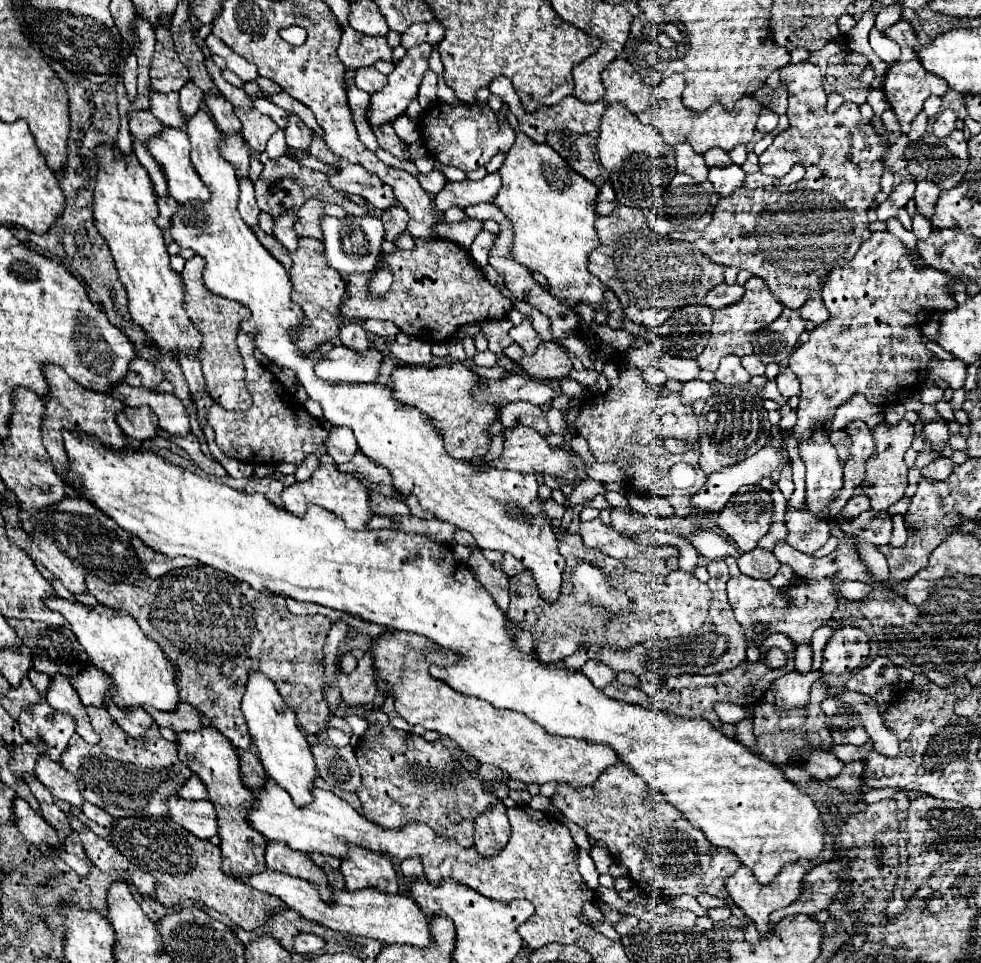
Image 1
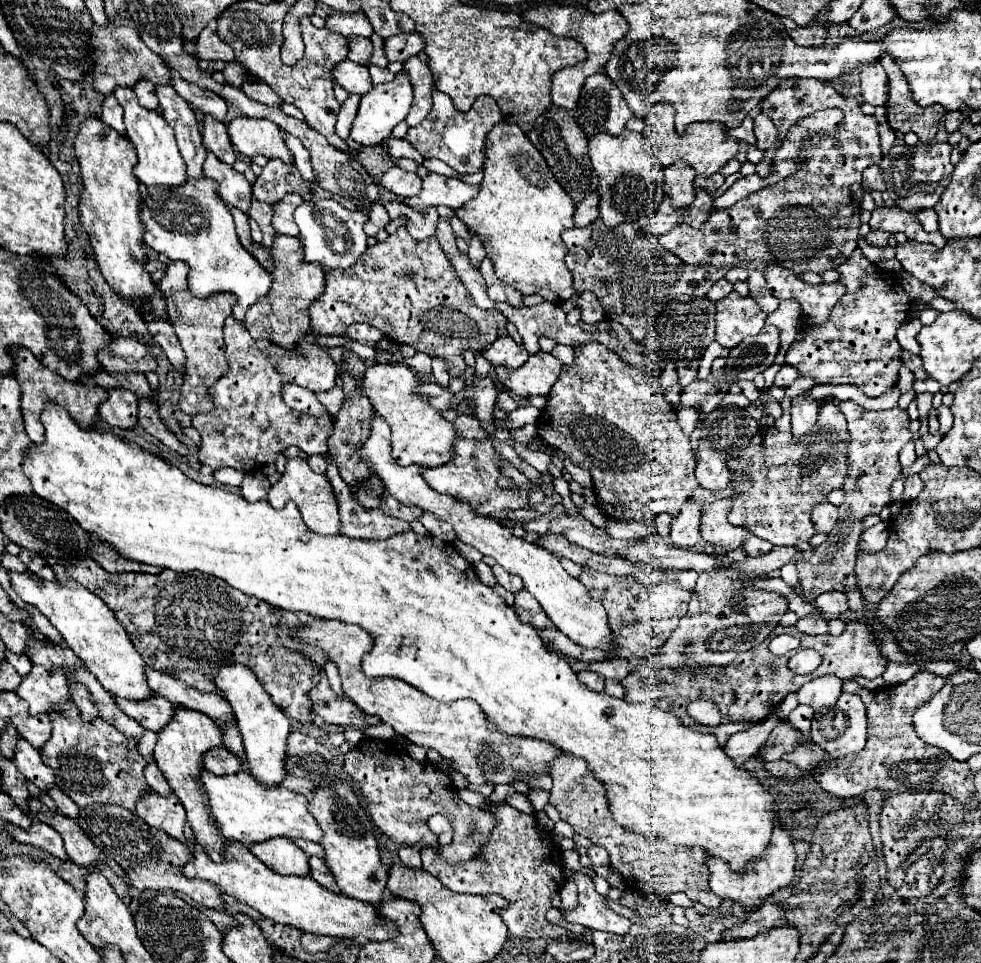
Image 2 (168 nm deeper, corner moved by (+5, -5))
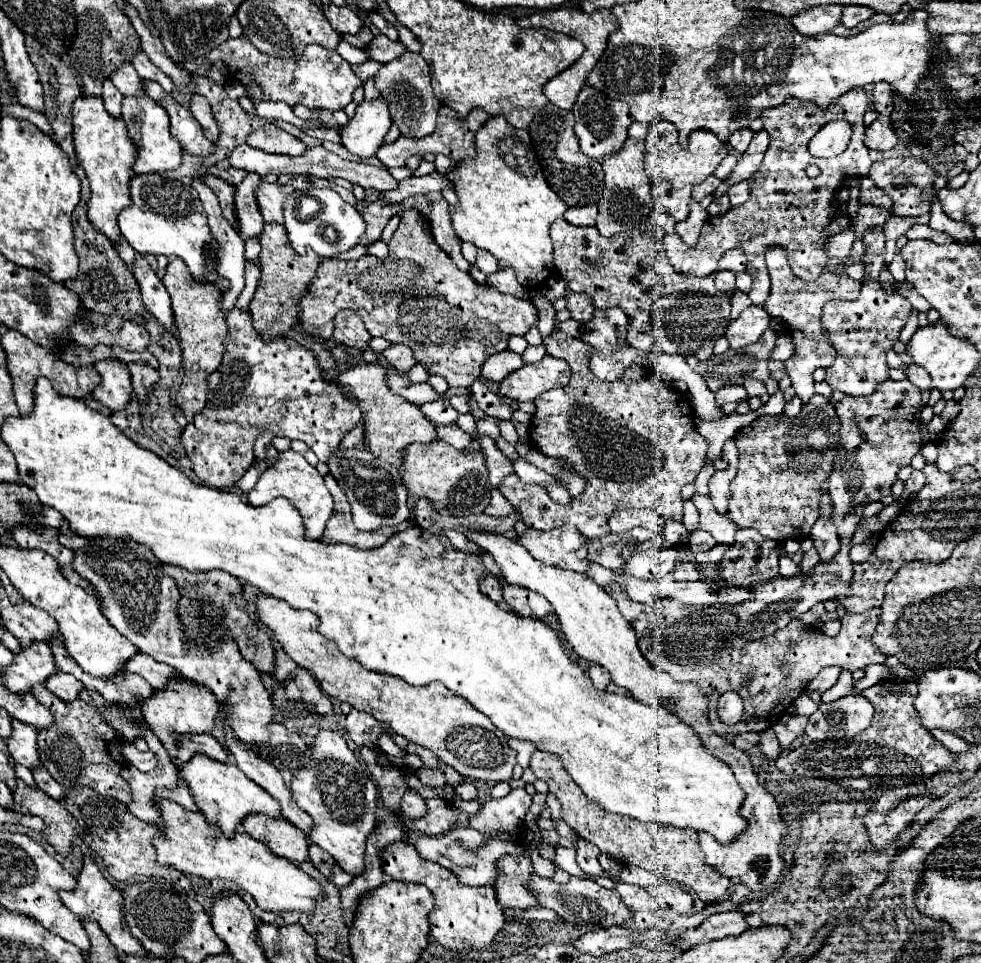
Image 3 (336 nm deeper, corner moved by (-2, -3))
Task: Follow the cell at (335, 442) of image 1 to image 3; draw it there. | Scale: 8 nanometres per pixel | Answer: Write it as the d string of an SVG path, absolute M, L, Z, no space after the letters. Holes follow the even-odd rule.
M324 476L326 486L330 490L330 496L334 498L334 512L332 518L326 524L326 530L320 538L320 542L324 544L348 544L354 548L378 548L382 546L390 536L392 536L392 528L380 528L376 532L362 532L352 524L352 514L348 512L348 500L344 500L344 492L340 492L338 484L332 480L332 476Z

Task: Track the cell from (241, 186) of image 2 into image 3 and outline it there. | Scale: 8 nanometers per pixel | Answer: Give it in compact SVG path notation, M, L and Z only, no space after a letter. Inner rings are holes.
M146 80L144 92L170 114L172 136L182 144L182 148L192 152L196 158L204 158L208 156L208 152L212 152L212 142L202 136L204 132L200 124L196 124L196 120L192 120L192 114L184 106L180 106L170 94L166 94L160 84Z

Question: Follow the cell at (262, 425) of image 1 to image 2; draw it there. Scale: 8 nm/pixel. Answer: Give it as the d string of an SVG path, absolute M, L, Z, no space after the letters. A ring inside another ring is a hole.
M233 316L225 322L225 348L229 372L211 386L215 410L193 416L193 428L197 428L203 438L199 460L213 470L231 466L239 472L249 472L273 464L277 456L291 446L301 448L309 456L323 456L327 452L327 436L334 429L334 422L328 416L305 416L303 422L293 422L293 410L281 400L281 386L295 382L309 390L331 390L339 374L337 364L325 348L299 342L291 352L281 350L263 338L255 340Z

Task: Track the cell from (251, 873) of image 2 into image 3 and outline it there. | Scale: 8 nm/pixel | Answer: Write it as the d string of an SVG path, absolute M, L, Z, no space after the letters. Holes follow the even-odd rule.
M162 798L156 800L156 806L162 814L162 826L158 826L162 836L154 838L152 846L156 848L160 864L200 878L232 880L242 890L252 894L256 904L268 912L314 910L314 900L322 896L322 886L304 872L300 872L300 868L290 860L272 854L262 842L244 832L236 832L232 838L224 836L220 828L216 828L216 824L208 822L202 816L202 812L186 810L180 804Z

